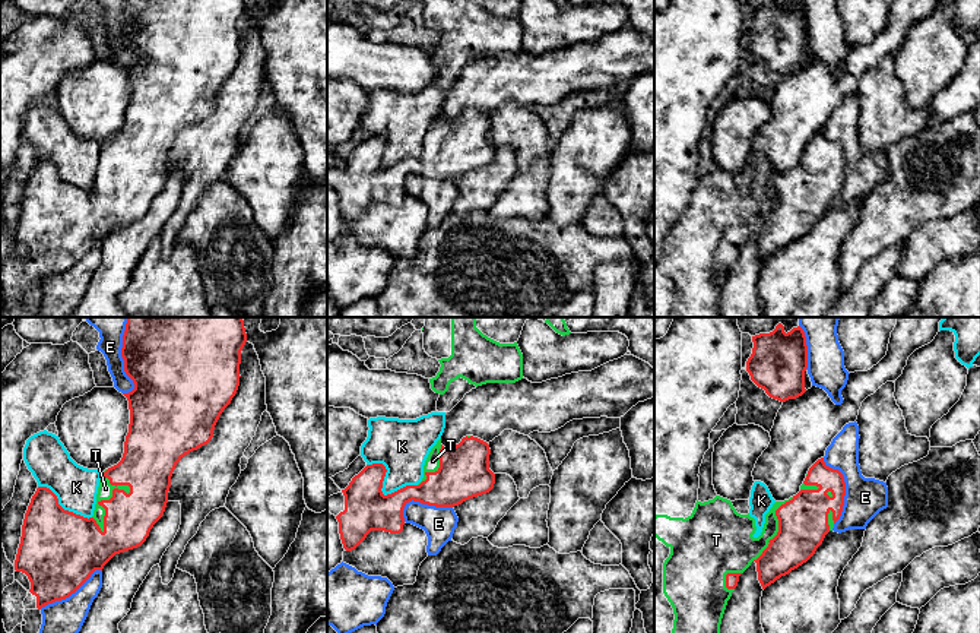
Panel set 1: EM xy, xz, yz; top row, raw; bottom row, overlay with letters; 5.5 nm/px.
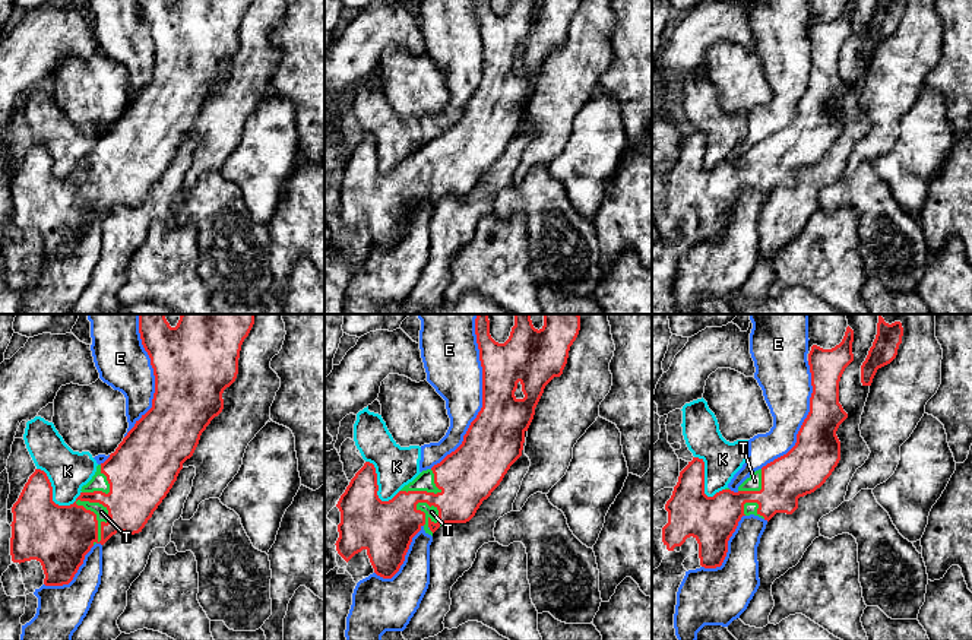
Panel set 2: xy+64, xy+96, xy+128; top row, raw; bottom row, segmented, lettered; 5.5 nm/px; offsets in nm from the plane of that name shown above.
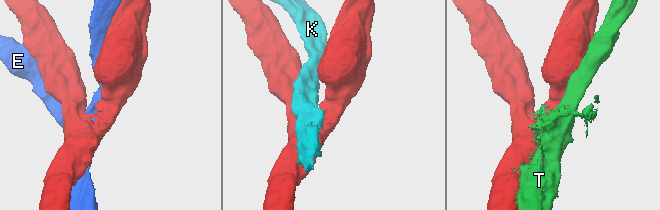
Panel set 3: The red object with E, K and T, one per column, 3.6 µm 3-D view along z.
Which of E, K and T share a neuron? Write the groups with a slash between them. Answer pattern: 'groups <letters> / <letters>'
groups E / K T

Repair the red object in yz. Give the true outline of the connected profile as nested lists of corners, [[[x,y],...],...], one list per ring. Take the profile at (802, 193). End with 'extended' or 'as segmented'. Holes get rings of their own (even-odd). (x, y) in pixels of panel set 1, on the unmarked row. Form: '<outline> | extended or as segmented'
[[[821,130],[809,140],[803,156],[818,161],[800,162],[776,183],[778,205],[768,213],[762,227],[754,232],[762,262],[815,227],[830,205],[830,184],[834,196],[841,189],[846,155],[838,142],[827,139]]] | as segmented

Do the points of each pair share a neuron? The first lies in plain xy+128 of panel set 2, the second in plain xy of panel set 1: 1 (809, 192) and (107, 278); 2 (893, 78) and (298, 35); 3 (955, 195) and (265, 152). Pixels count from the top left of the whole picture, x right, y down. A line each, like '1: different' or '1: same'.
1: same
2: different
3: different

